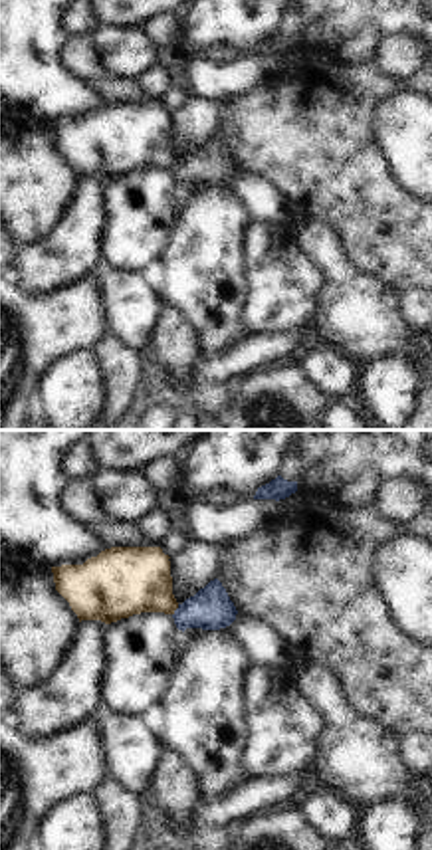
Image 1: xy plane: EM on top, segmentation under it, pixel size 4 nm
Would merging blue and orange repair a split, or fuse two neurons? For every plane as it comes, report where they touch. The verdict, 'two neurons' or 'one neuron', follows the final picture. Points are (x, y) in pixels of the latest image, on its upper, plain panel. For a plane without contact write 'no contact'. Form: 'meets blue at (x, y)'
meets blue at (175, 167)

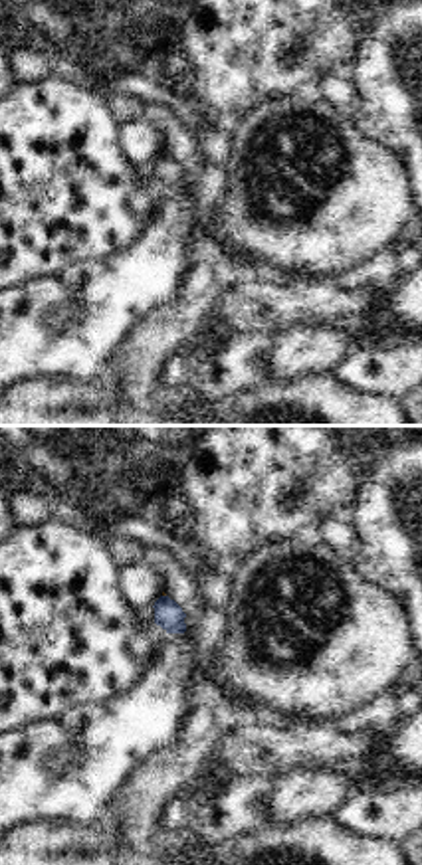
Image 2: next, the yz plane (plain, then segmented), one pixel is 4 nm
no contact

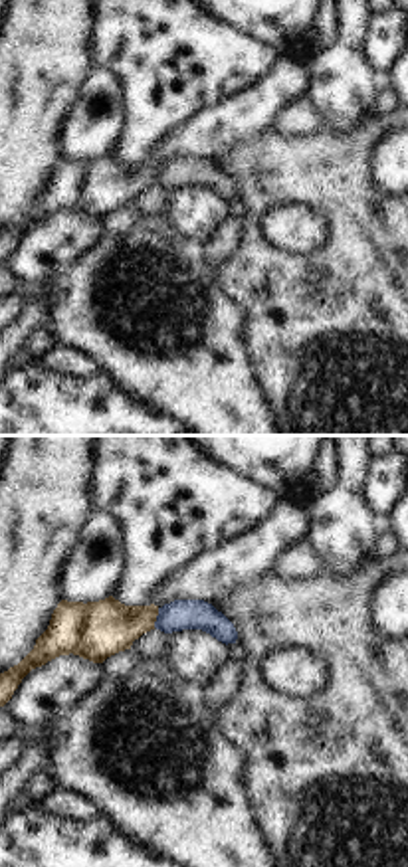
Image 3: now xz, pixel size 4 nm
meets blue at (157, 175)

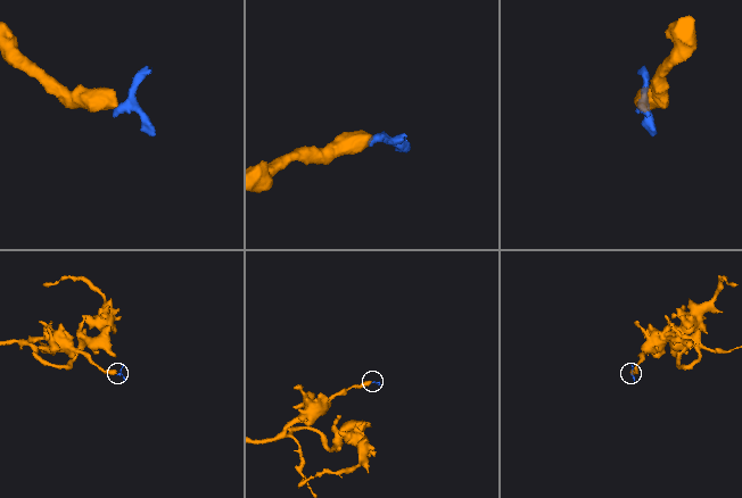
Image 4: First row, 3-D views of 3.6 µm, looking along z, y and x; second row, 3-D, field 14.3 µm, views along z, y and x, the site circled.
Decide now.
two neurons

